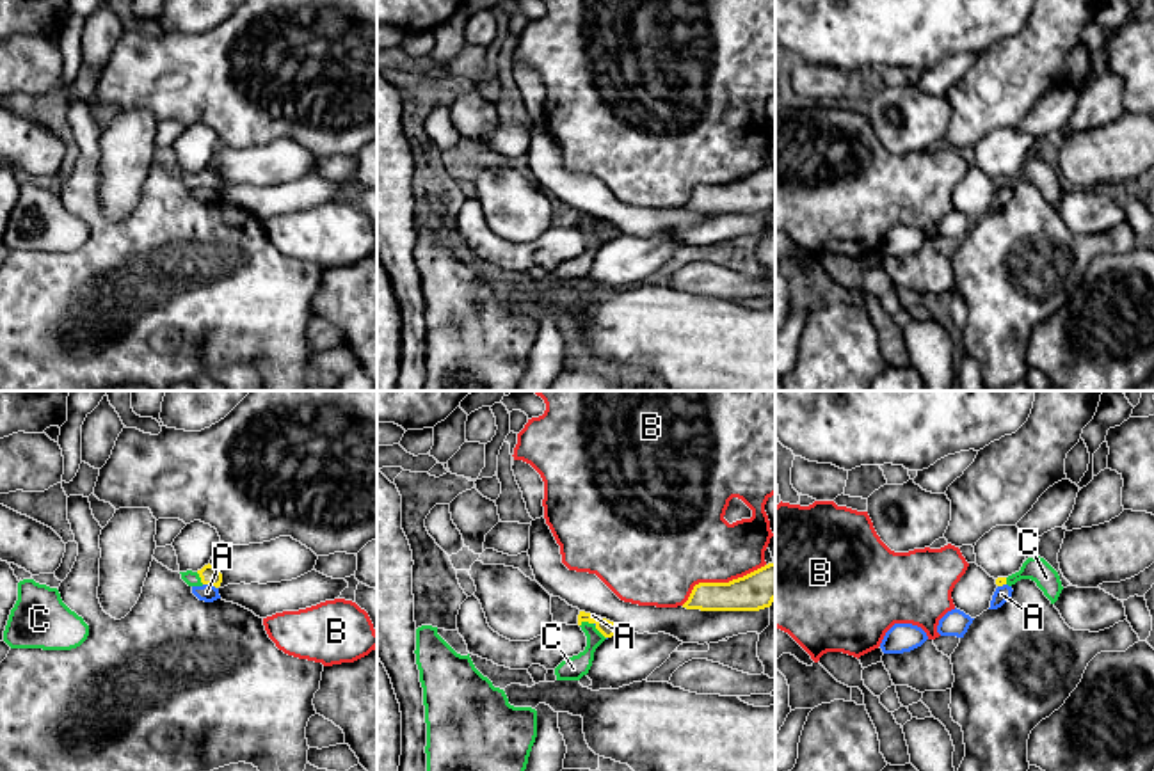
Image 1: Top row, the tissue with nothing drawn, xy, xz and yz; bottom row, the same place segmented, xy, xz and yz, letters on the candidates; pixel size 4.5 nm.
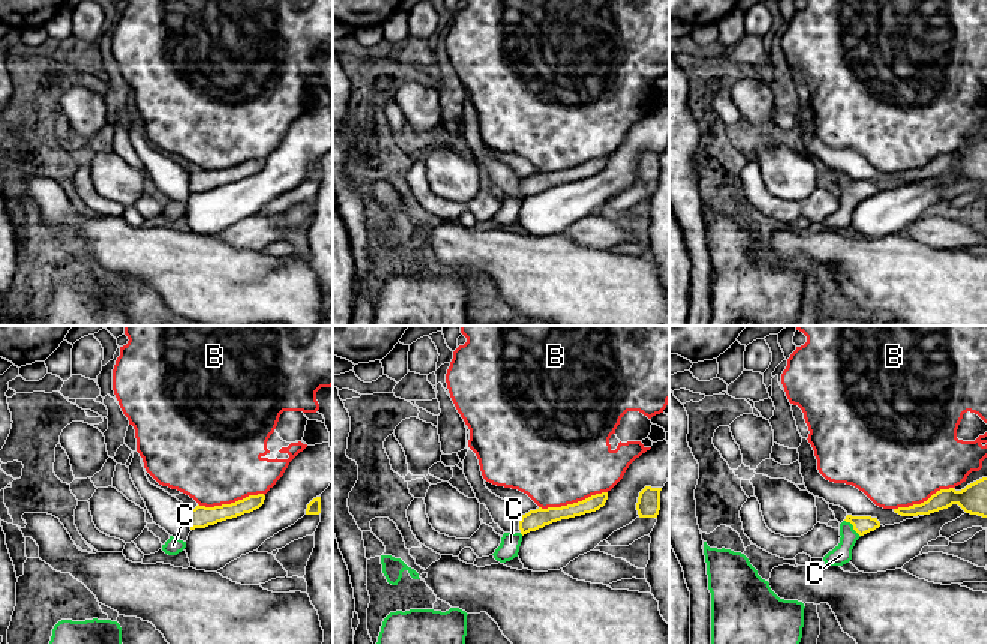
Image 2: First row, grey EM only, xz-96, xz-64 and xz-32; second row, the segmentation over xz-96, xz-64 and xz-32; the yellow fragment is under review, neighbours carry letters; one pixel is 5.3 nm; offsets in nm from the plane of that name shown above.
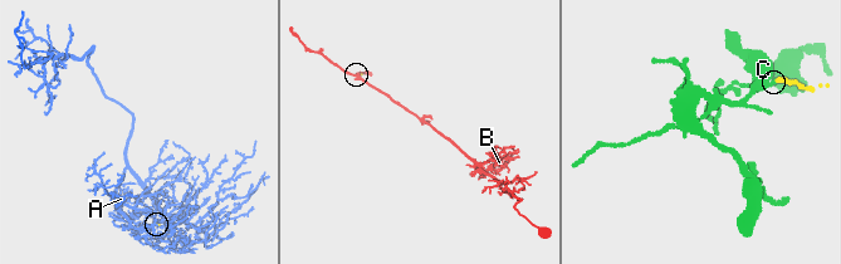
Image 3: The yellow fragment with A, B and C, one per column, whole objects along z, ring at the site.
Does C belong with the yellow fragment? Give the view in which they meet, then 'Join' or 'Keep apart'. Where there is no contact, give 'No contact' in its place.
Touches yellow in xz. Join

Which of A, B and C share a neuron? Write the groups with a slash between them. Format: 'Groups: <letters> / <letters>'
Groups: A / B / C

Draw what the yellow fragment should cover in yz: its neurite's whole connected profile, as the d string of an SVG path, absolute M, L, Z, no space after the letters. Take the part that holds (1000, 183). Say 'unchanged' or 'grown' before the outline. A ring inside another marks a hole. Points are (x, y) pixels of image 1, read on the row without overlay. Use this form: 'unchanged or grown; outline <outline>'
grown; outline M1040 158L1028 160L1021 172L1008 178L998 179L996 187L1015 187L1021 181L1031 181L1044 194L1044 197L1054 206L1063 192L1058 174Z

